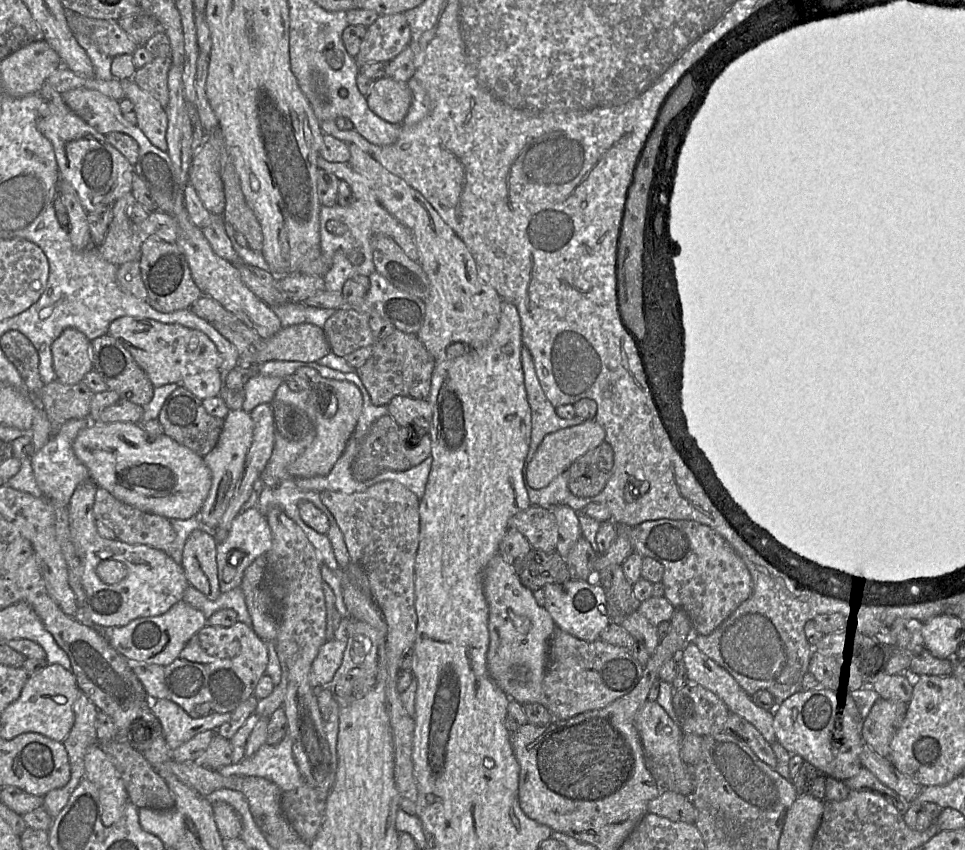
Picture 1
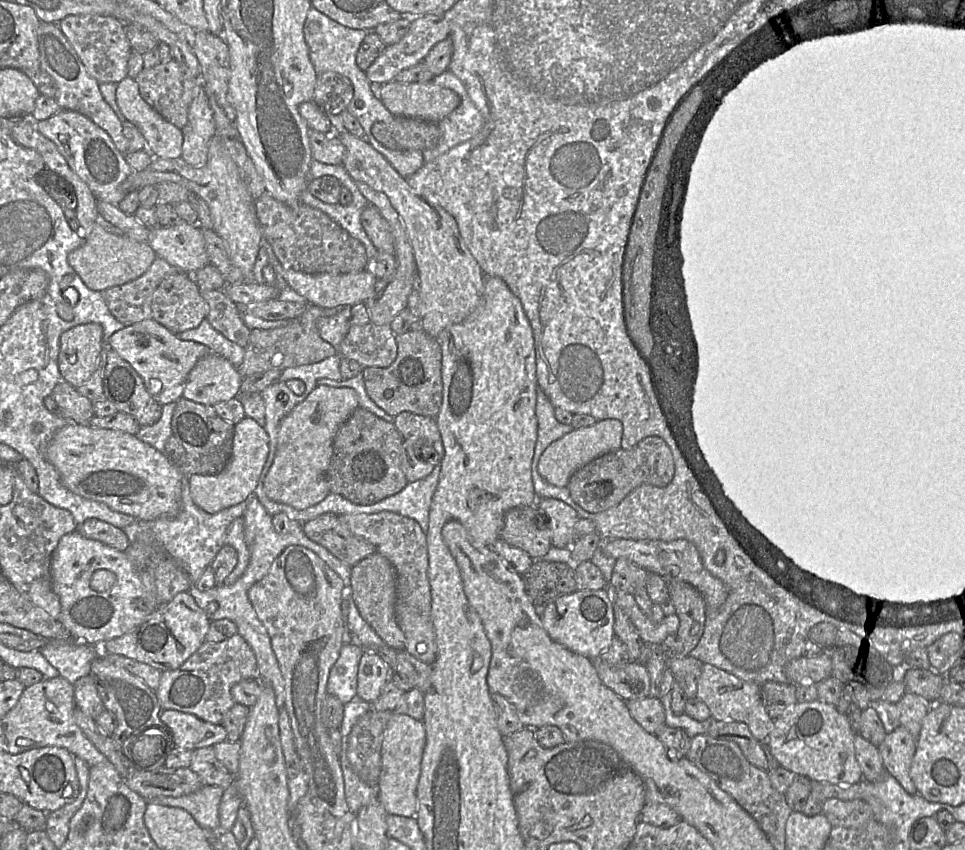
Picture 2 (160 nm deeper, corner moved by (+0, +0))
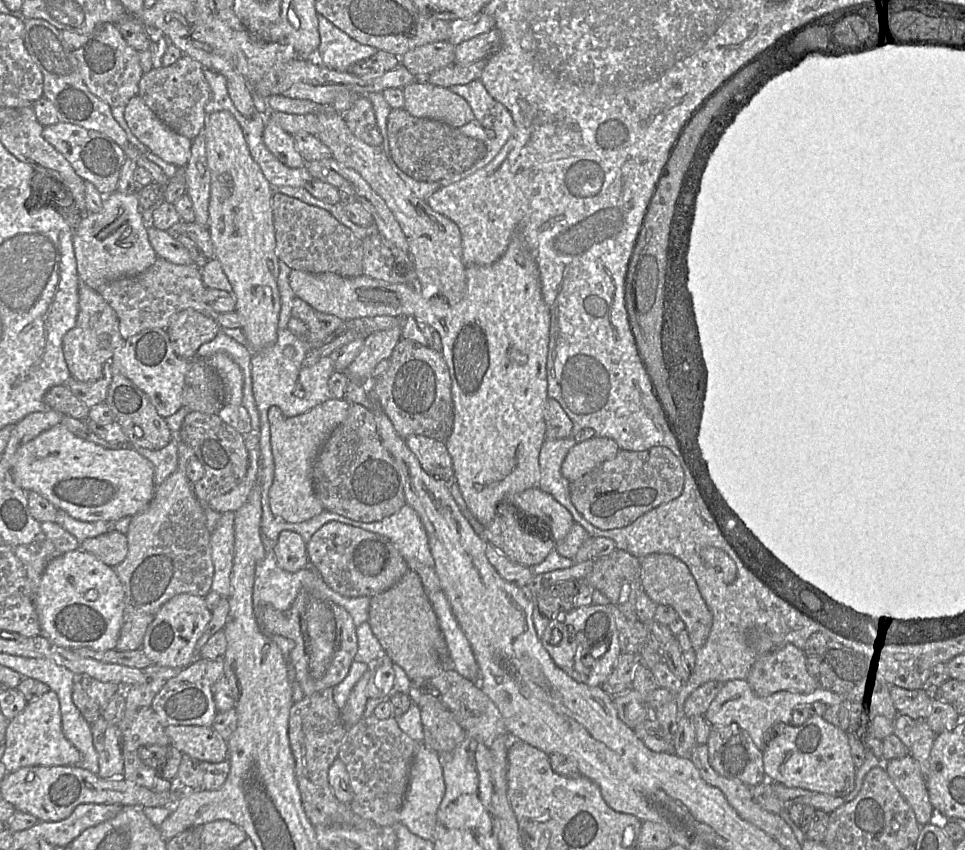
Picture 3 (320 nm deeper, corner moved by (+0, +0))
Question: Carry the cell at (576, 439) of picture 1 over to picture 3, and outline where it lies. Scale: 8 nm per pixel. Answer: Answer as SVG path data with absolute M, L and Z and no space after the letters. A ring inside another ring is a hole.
M594 436L576 443L569 450L561 465L561 473L569 482L574 482L618 452L619 447L615 441Z

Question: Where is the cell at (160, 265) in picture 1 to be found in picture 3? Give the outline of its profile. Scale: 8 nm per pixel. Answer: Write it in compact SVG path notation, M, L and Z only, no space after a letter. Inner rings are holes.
M193 309L176 313L167 327L174 353L182 359L192 360L204 343L210 342L220 331L215 319Z

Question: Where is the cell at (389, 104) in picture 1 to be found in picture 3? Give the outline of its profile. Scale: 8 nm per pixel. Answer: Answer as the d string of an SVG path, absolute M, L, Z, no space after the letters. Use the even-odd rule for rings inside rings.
M418 80L402 90L404 109L412 116L442 121L454 128L473 120L468 102L449 88Z

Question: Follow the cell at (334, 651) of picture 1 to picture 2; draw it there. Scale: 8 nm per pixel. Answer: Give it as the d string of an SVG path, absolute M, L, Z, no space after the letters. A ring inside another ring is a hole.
M344 643L340 655L331 668L327 694L346 704L357 697L357 675L364 650L354 643Z

